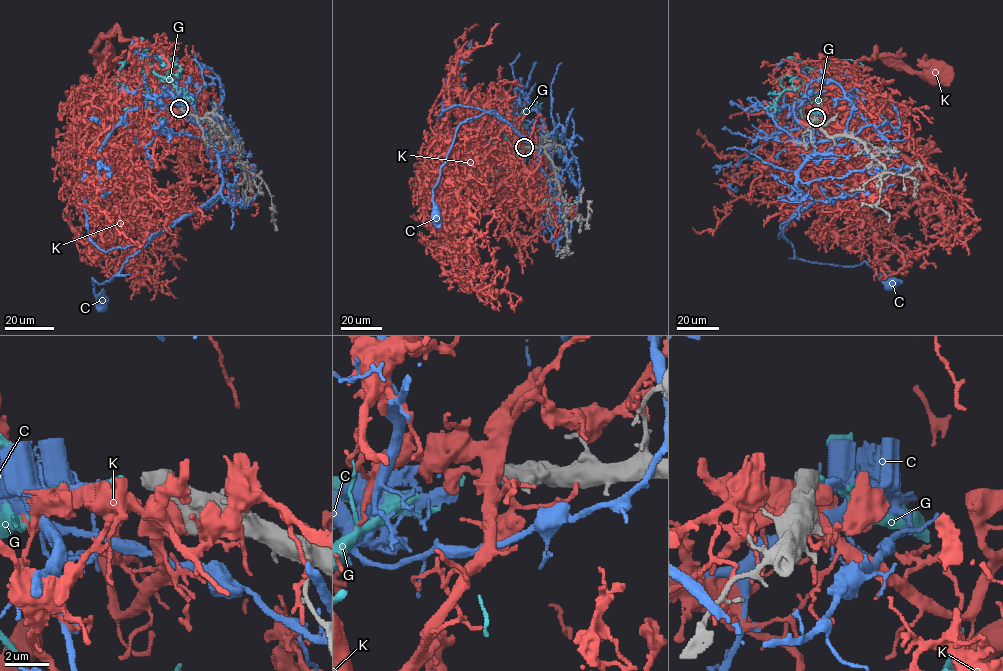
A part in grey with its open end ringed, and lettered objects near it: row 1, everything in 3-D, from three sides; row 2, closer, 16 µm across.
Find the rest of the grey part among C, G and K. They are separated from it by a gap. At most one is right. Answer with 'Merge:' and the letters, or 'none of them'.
Merge: G

